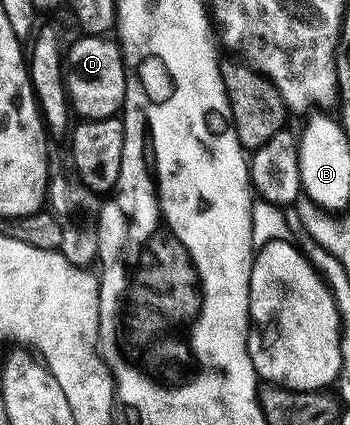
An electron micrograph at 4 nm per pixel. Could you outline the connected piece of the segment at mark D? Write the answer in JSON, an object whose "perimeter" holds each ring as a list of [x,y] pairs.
{"perimeter":[[[82,35],[82,38],[71,49],[69,46],[65,50],[64,76],[66,78],[67,98],[73,112],[79,118],[91,121],[92,119],[116,117],[121,114],[122,105],[126,102],[126,62],[123,60],[122,50],[117,40],[106,35]]]}

